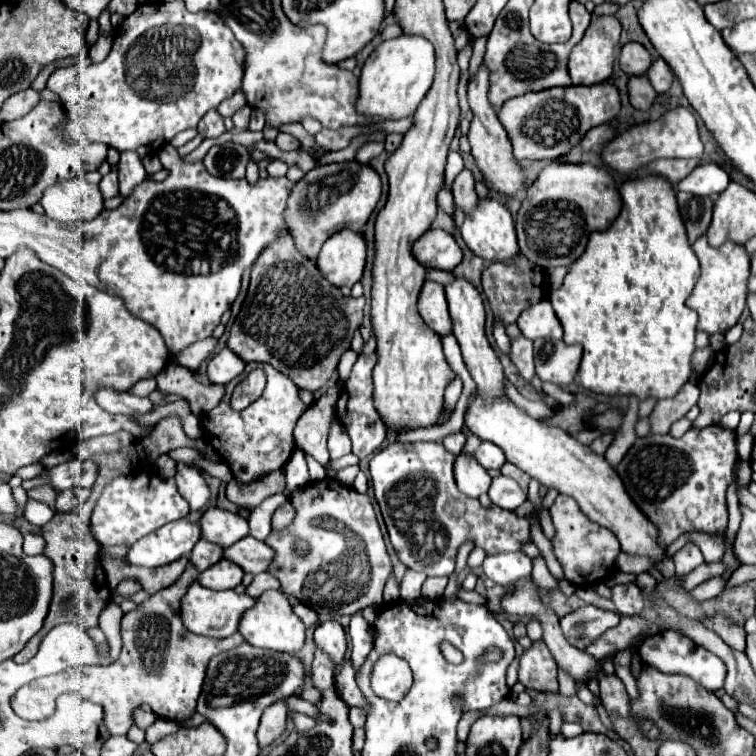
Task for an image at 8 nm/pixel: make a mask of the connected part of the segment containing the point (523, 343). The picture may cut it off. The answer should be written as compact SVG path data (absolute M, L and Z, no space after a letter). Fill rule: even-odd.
M517 336L511 340L511 352L509 352L509 358L511 362L517 366L519 374L531 382L533 376L535 376L535 370L533 370L533 342L525 336Z

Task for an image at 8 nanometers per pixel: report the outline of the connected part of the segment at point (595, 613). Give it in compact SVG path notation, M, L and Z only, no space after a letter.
M579 606L577 610L561 618L561 628L567 642L583 650L591 642L595 642L595 638L601 638L609 628L615 628L619 620L619 614L595 606Z

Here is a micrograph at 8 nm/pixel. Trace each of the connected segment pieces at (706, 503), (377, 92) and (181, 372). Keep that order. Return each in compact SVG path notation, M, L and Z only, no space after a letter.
M719 424L707 428L689 428L681 438L673 438L671 434L649 434L637 438L629 448L621 464L617 466L617 474L621 476L629 496L633 502L647 514L651 522L655 522L661 530L661 542L671 544L685 532L709 532L721 534L727 530L727 500L725 492L731 484L733 466L737 462L735 448L735 430L727 430Z
M399 36L381 42L361 68L359 98L355 108L363 116L381 116L385 120L399 120L413 116L419 102L425 98L435 76L435 52L429 40L421 36Z
M167 364L155 376L155 382L163 394L175 394L179 398L185 398L191 406L191 412L197 416L203 416L213 410L225 394L225 386L201 384L195 380L191 370L175 364Z

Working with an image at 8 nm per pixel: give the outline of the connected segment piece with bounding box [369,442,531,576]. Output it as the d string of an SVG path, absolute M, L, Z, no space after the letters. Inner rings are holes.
M393 442L369 462L375 498L399 560L427 576L451 576L457 550L467 540L483 548L487 556L521 552L521 546L531 542L527 518L497 506L483 508L477 498L459 494L453 478L455 458L445 450L443 442Z

